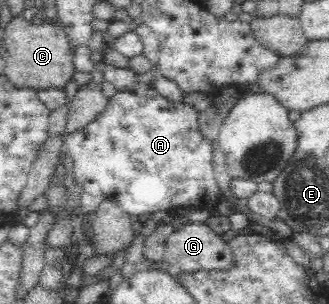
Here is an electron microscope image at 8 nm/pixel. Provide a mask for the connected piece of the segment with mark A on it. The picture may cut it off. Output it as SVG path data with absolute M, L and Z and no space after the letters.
M135 84L129 91L122 91L116 93L113 98L108 100L105 110L103 110L97 118L91 120L89 124L85 127L71 132L67 138L64 140L63 152L68 154L69 157L73 159L73 171L80 184L81 190L81 202L83 204L83 213L85 219L89 219L93 216L97 206L105 197L115 197L119 204L122 206L122 210L131 214L153 214L153 212L160 213L169 212L171 210L178 210L181 208L191 209L207 209L211 212L212 209L216 208L216 205L221 202L223 194L221 192L221 187L217 183L217 179L214 175L213 168L213 151L212 143L204 138L204 135L198 127L197 121L198 111L195 108L189 106L189 104L184 104L184 102L173 104L166 99L163 99L157 90L147 84Z

